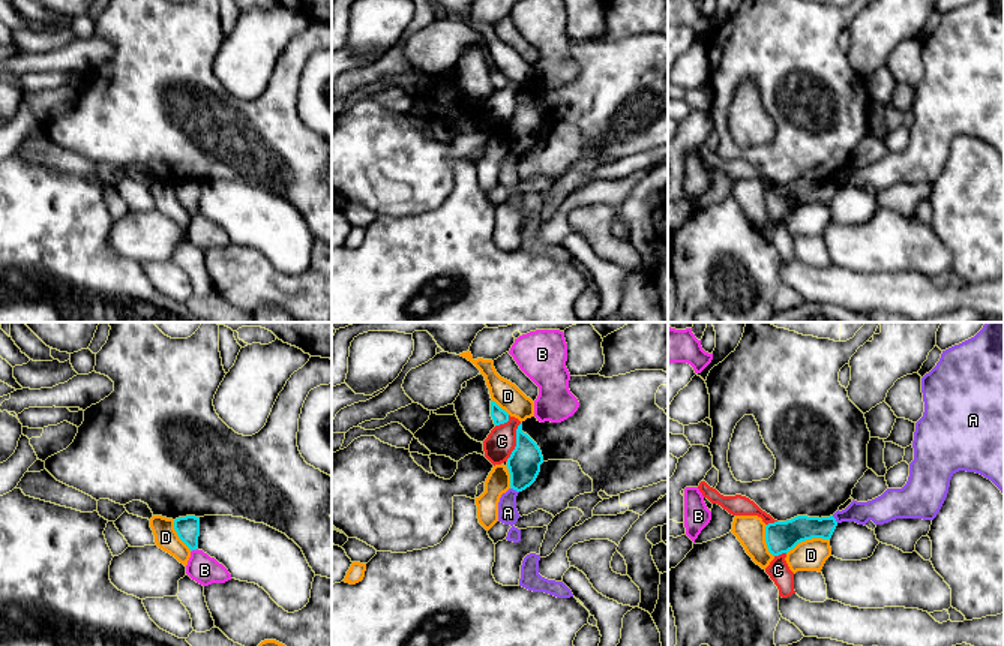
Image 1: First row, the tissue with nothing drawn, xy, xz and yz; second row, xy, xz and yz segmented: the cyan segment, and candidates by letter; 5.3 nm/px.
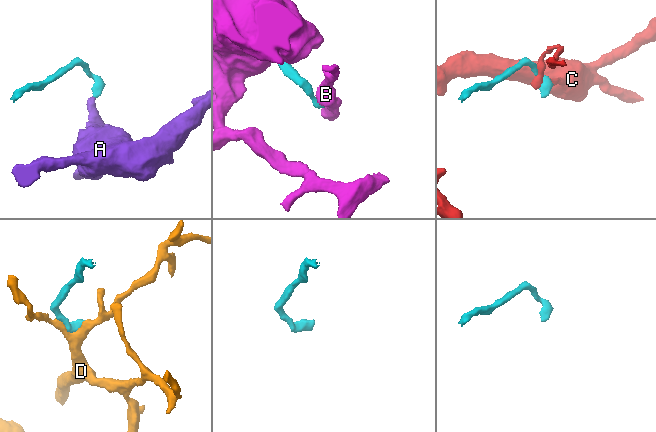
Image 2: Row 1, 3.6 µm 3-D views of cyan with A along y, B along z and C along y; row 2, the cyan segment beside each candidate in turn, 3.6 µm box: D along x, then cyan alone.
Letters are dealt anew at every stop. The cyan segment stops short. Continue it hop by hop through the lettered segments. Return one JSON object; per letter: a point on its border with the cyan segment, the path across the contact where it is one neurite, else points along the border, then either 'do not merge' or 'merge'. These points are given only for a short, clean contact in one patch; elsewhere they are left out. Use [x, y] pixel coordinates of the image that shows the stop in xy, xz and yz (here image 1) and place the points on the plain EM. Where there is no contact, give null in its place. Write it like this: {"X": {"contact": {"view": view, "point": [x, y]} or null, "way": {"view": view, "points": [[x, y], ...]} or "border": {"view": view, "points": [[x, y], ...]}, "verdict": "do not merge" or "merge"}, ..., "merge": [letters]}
{"A": {"contact": {"view": "xz", "point": [515, 153]}, "border": {"view": "xz", "points": [[511, 152], [518, 156]]}, "verdict": "do not merge"}, "B": {"contact": {"view": "xy", "point": [194, 213]}, "border": {"view": "xy", "points": [[197, 213], [191, 216]]}, "verdict": "do not merge"}, "C": {"contact": {"view": "xz", "point": [517, 107]}, "border": {"view": "xz", "points": [[521, 87], [517, 93], [517, 110], [506, 125]]}, "verdict": "do not merge"}, "D": {"contact": {"view": "yz", "point": [806, 203]}, "verdict": "do not merge"}, "merge": []}

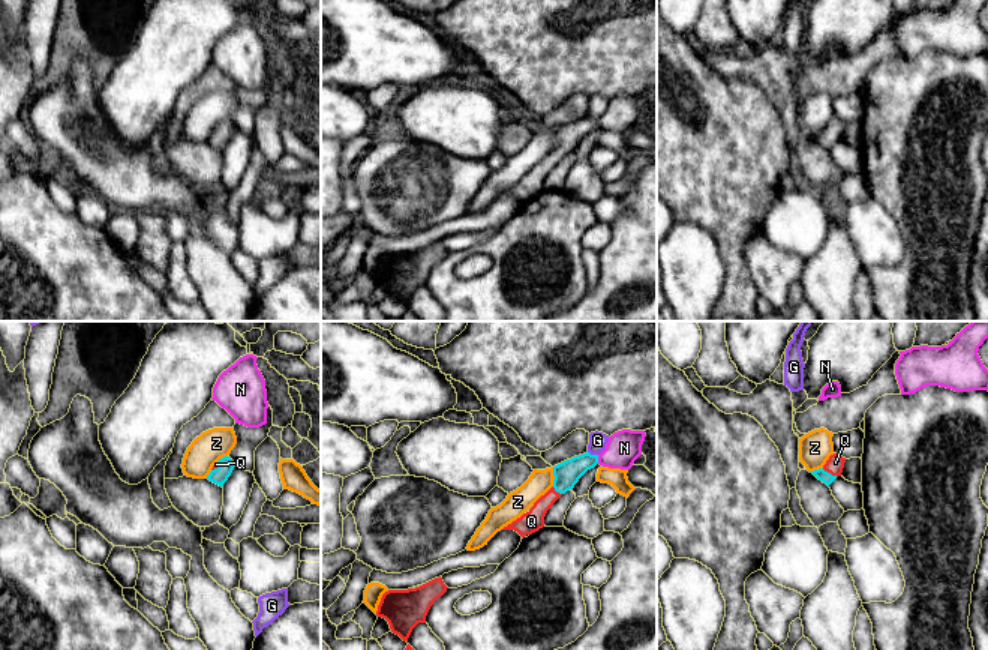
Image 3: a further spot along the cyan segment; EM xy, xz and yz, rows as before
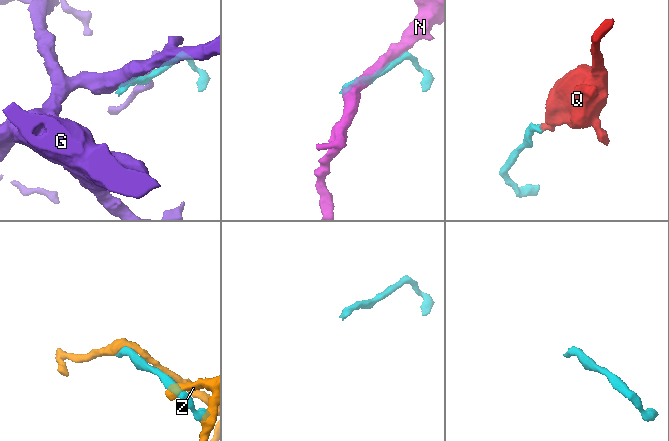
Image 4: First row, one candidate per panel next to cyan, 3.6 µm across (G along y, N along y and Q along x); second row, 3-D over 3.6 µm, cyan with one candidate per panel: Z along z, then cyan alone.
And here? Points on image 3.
{"G": {"contact": {"view": "xz", "point": [592, 119]}, "verdict": "do not merge"}, "N": {"contact": {"view": "xz", "point": [597, 123]}, "verdict": "do not merge"}, "Q": {"contact": {"view": "yz", "point": [829, 137]}, "way": {"view": "yz", "points": [[826, 141], [829, 137], [835, 126]]}, "verdict": "merge"}, "Z": {"contact": {"view": "xz", "point": [553, 138]}, "border": {"view": "xz", "points": [[552, 131], [553, 149]]}, "verdict": "do not merge"}, "merge": ["Q"]}

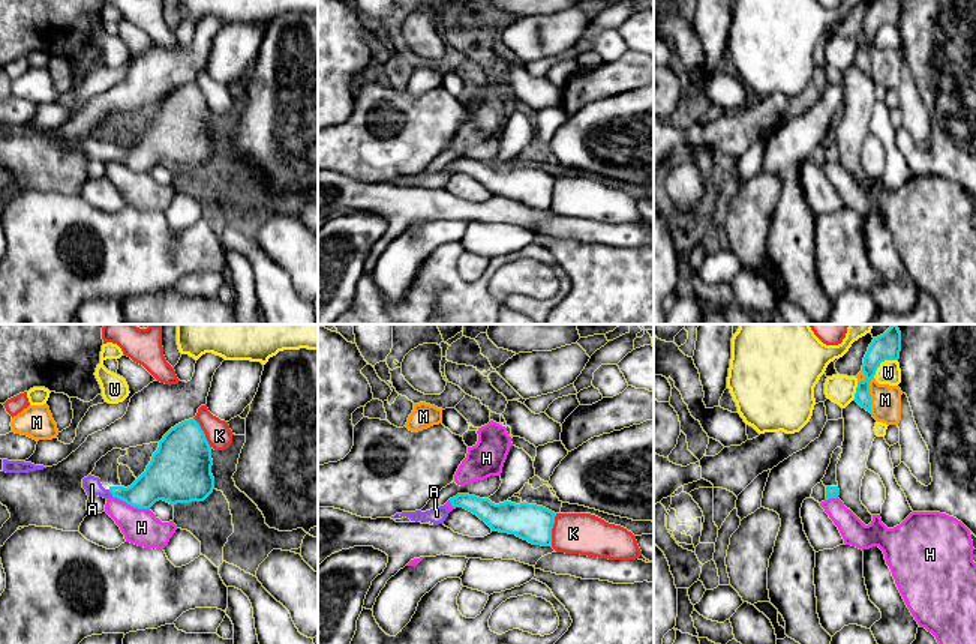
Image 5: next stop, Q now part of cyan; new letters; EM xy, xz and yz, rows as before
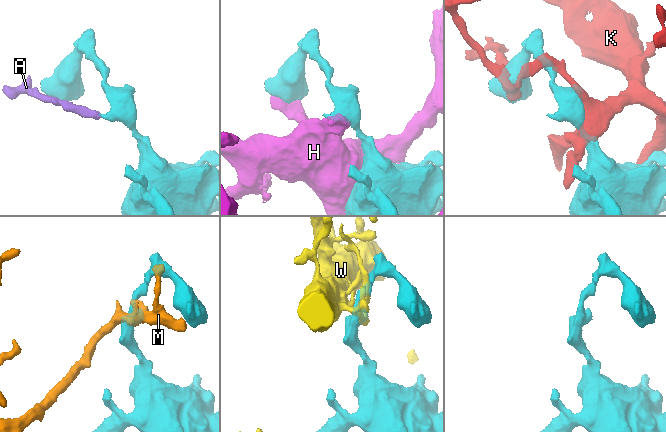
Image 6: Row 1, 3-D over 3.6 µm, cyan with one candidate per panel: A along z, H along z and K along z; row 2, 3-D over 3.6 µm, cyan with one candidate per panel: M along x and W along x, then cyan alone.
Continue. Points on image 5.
{"A": {"contact": {"view": "xy", "point": [110, 155]}, "way": {"view": "xy", "points": [[155, 147], [143, 156], [110, 155], [101, 155], [92, 149]]}, "verdict": "merge"}, "H": {"contact": {"view": "xy", "point": [131, 168]}, "verdict": "do not merge"}, "K": {"contact": {"view": "xz", "point": [552, 191]}, "verdict": "do not merge"}, "M": {"contact": {"view": "yz", "point": [870, 59]}, "border": {"view": "yz", "points": [[873, 41], [870, 45], [871, 75]]}, "verdict": "do not merge"}, "W": {"contact": {"view": "yz", "point": [882, 24]}, "verdict": "do not merge"}, "merge": ["A"]}

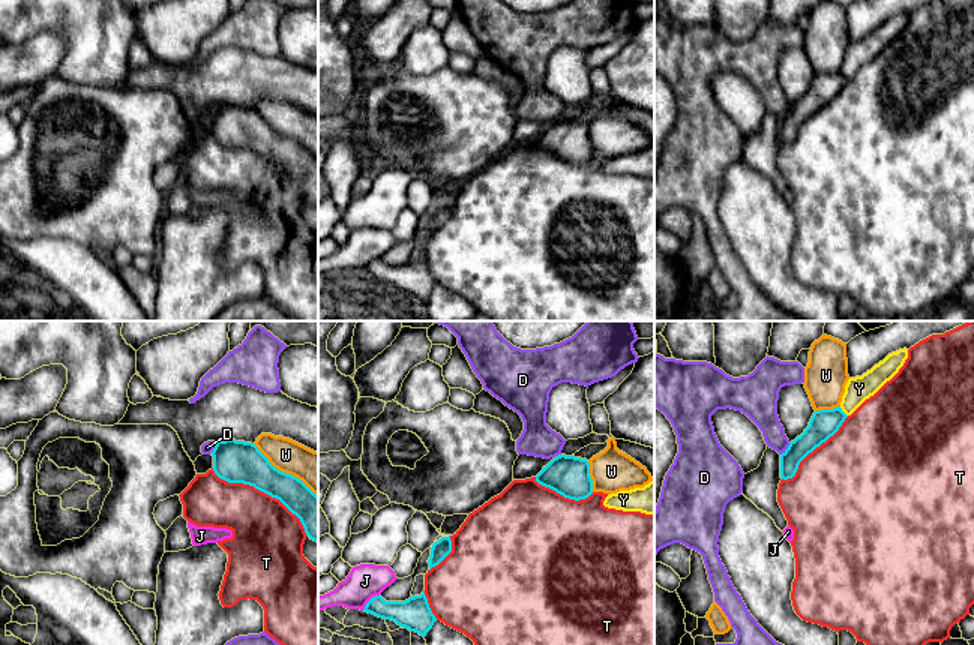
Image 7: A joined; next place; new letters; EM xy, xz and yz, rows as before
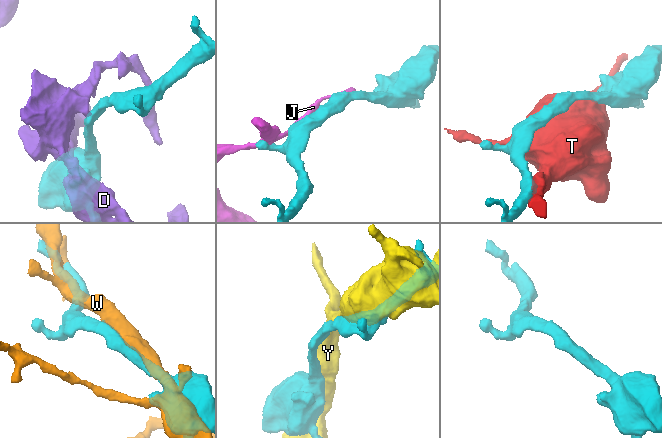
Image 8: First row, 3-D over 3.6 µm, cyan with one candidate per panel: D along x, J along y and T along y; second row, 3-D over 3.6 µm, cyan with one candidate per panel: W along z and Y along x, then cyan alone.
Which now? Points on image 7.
{"D": {"contact": {"view": "yz", "point": [787, 113]}, "border": {"view": "yz", "points": [[790, 107], [781, 119]]}, "verdict": "do not merge"}, "J": {"contact": {"view": "xz", "point": [369, 264]}, "border": {"view": "xz", "points": [[378, 258], [362, 273]]}, "verdict": "do not merge"}, "T": {"contact": {"view": "xy", "point": [263, 155]}, "verdict": "do not merge"}, "W": {"contact": {"view": "xy", "point": [284, 137]}, "verdict": "do not merge"}, "Y": {"contact": {"view": "yz", "point": [842, 75]}, "verdict": "do not merge"}, "merge": []}

